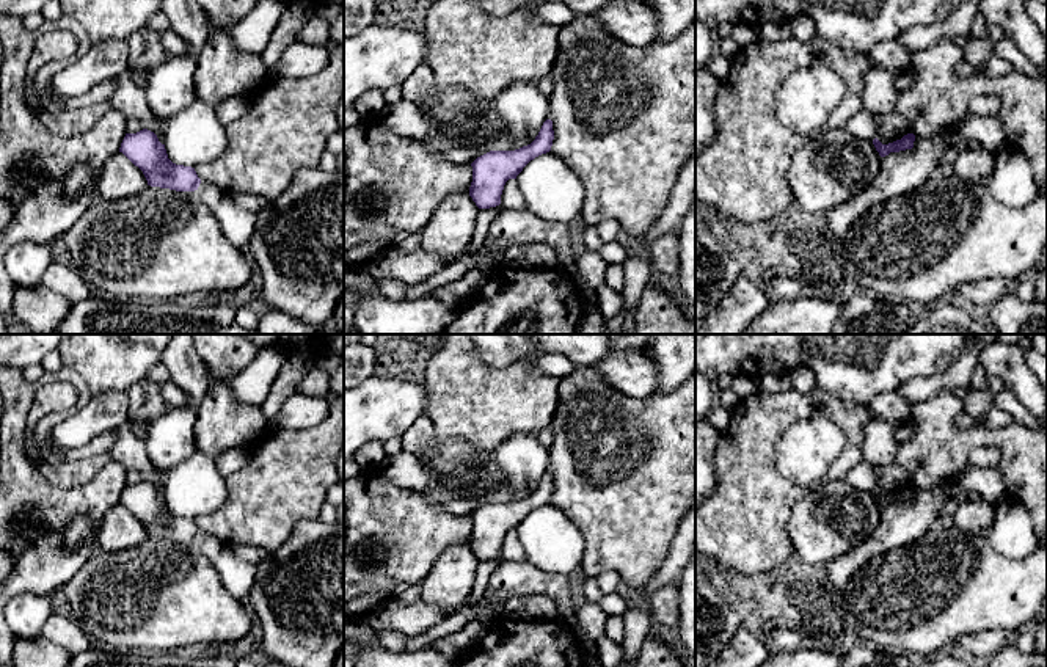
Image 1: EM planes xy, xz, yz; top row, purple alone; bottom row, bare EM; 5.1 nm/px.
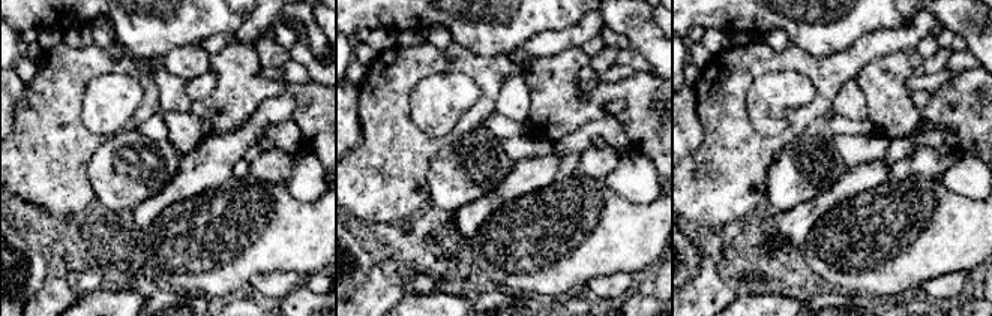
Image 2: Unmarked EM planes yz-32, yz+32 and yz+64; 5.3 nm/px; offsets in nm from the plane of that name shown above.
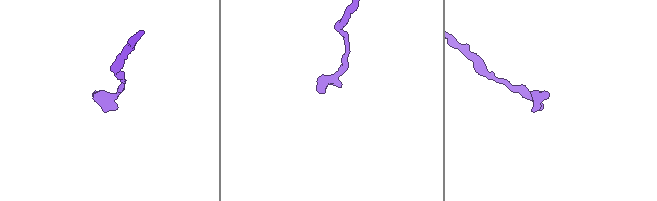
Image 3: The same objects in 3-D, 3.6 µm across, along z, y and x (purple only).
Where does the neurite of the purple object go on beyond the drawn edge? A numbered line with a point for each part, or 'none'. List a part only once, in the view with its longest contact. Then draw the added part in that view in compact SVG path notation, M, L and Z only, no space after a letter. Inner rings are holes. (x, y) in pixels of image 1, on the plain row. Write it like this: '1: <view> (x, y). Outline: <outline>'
none

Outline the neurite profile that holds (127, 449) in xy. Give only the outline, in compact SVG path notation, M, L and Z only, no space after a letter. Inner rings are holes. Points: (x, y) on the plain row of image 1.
M129 422L115 428L116 441L105 449L115 461L124 465L127 471L138 471L143 480L154 483L162 496L165 496L165 474L159 472L151 463L144 441L135 435Z

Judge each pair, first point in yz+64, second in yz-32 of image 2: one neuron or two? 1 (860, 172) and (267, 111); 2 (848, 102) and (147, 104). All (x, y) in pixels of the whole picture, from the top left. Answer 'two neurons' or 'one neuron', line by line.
1: one neuron
2: two neurons

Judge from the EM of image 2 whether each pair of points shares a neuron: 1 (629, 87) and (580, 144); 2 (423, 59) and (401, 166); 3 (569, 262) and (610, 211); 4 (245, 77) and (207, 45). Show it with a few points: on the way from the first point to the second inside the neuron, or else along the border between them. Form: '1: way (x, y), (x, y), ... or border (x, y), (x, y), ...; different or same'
1: border (608, 116), (599, 120), (589, 120), (571, 134); different
2: way (399, 86), (398, 140); same
3: way (580, 250), (602, 223); same
4: border (251, 44), (231, 42), (210, 56); different

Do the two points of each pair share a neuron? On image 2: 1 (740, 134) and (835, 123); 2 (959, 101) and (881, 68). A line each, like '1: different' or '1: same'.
1: different
2: same

